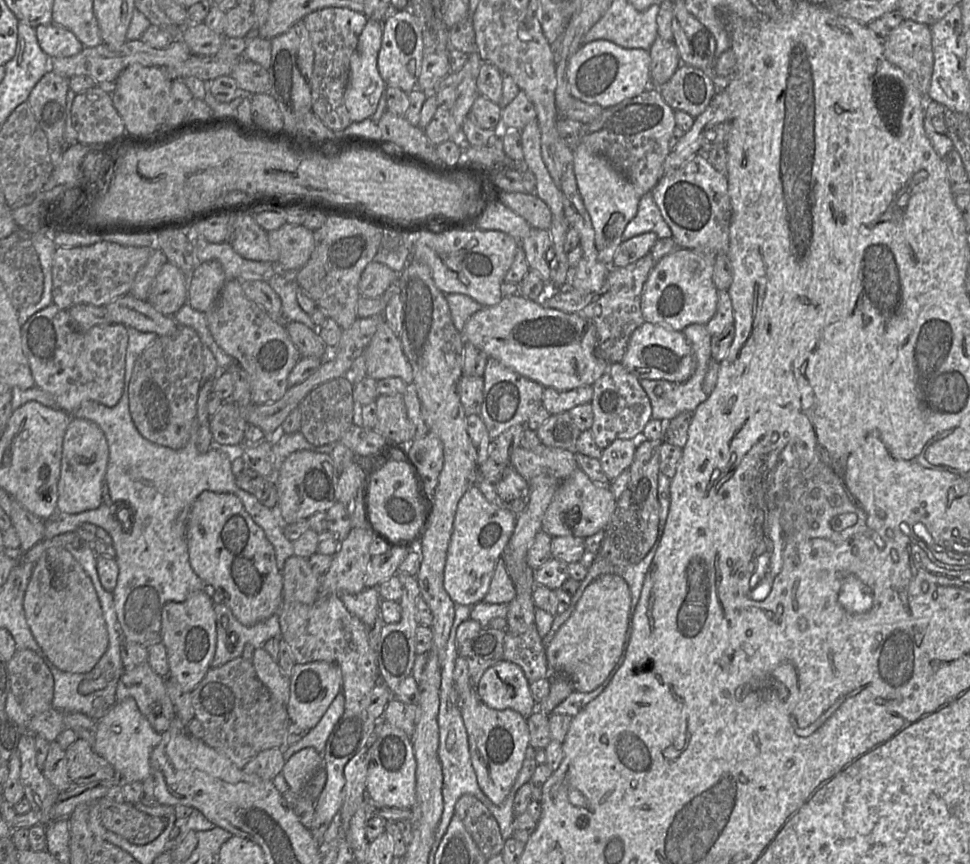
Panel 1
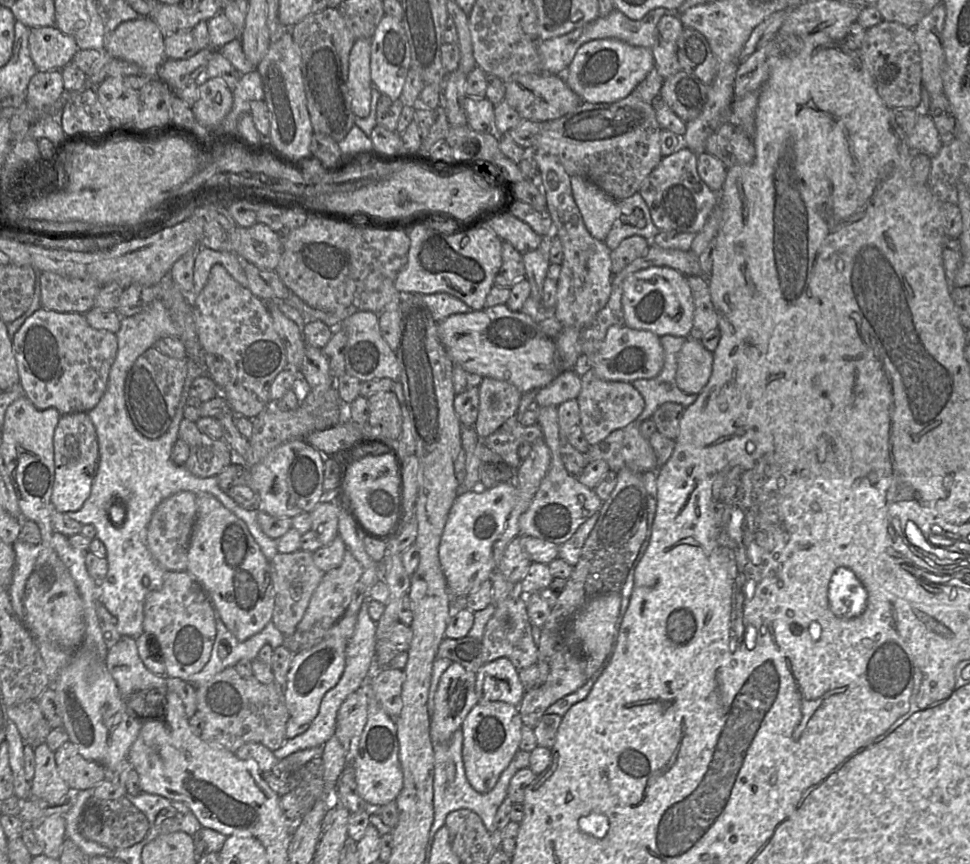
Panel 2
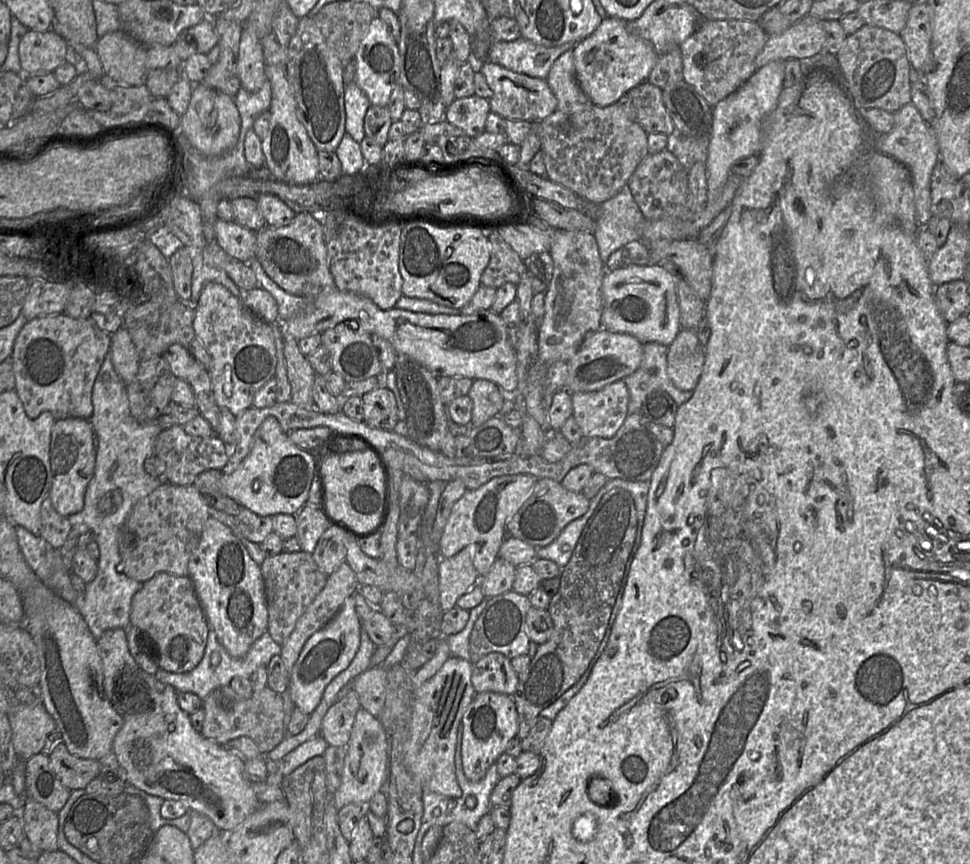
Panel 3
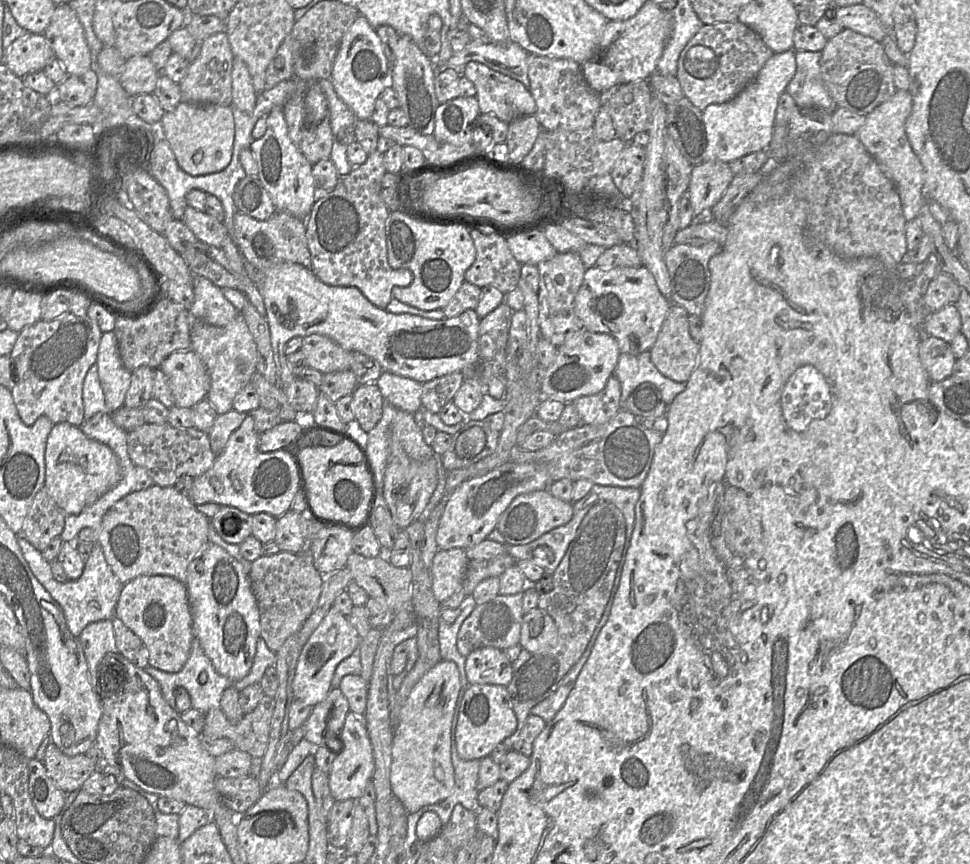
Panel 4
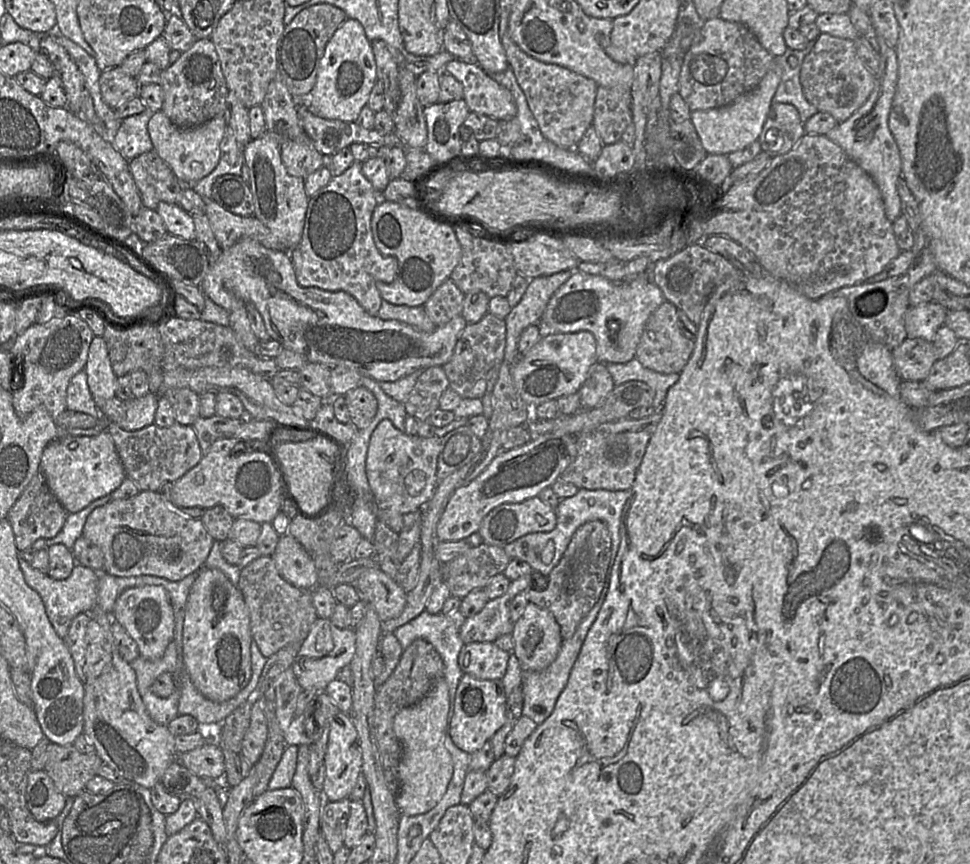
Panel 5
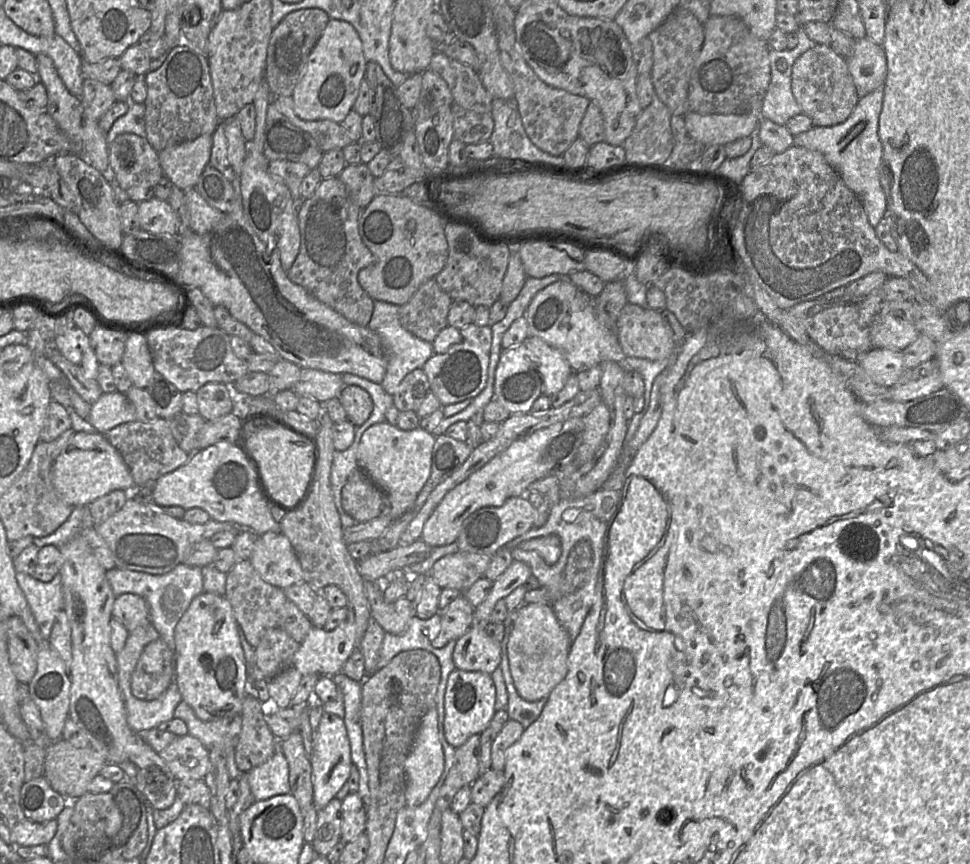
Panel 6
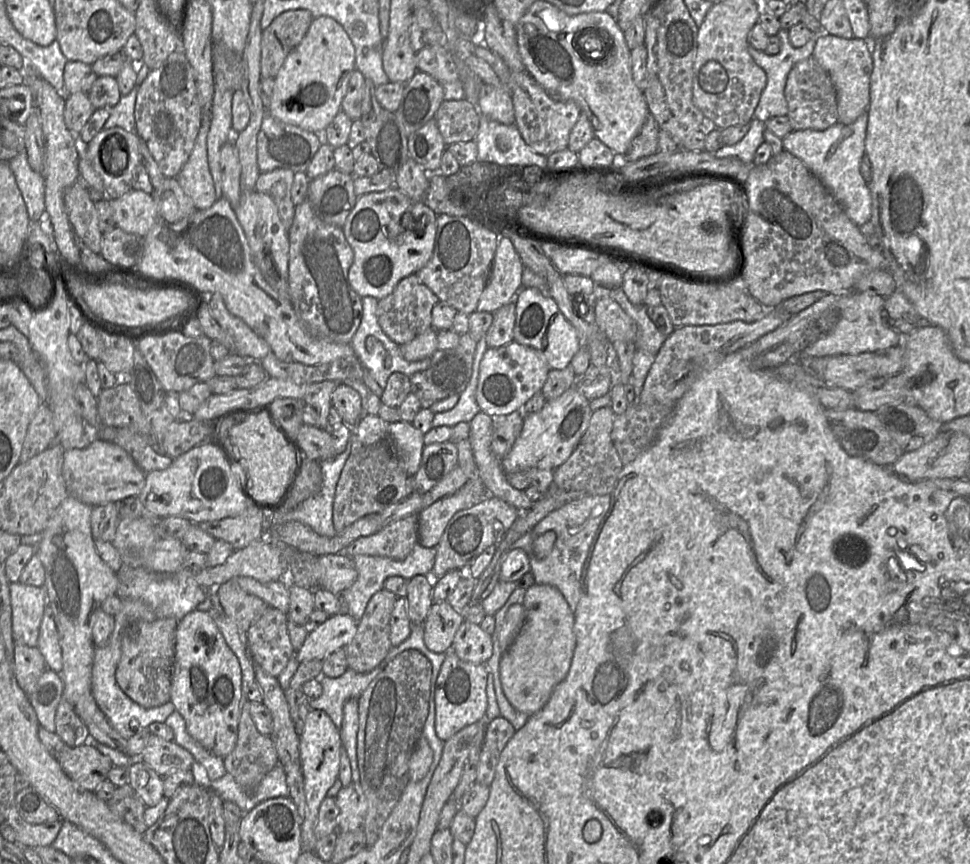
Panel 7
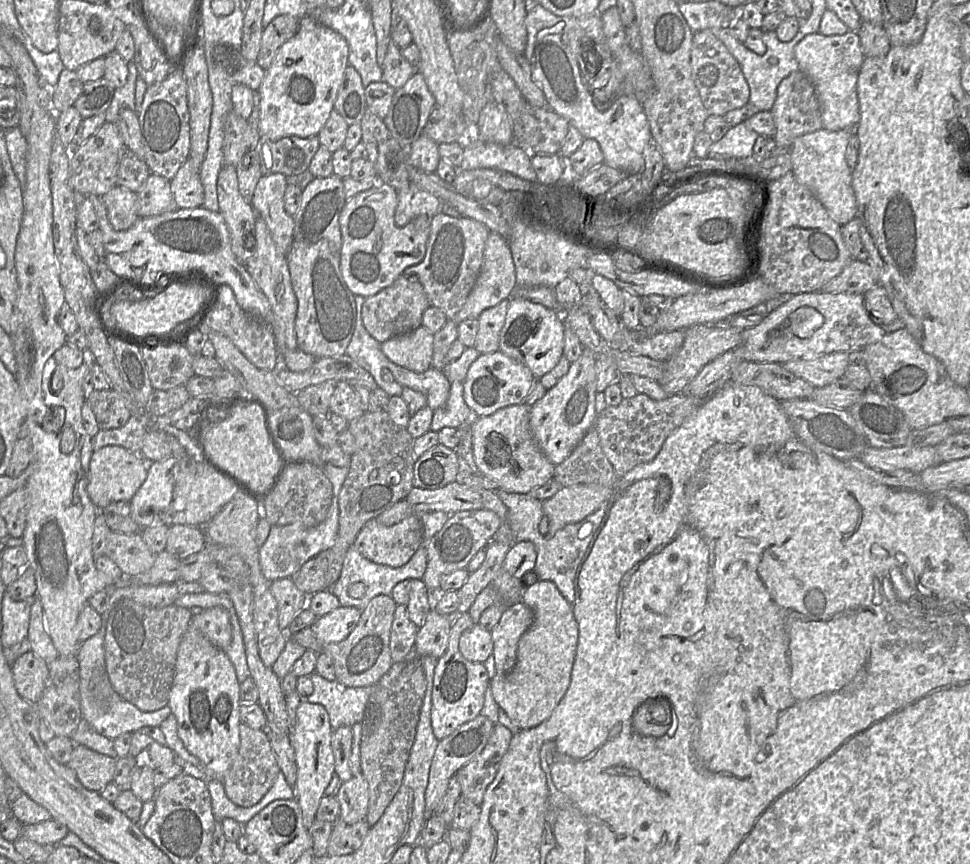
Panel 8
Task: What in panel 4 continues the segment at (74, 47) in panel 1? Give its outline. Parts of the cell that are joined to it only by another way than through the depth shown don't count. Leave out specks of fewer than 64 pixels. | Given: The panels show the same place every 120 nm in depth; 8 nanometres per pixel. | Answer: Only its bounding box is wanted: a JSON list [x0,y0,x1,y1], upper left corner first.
[4,33,56,76]

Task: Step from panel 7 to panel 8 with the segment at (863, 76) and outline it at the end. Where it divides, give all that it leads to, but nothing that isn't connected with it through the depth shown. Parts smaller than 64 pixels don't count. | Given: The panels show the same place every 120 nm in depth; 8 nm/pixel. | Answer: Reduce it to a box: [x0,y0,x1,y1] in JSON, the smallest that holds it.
[794,32,865,131]

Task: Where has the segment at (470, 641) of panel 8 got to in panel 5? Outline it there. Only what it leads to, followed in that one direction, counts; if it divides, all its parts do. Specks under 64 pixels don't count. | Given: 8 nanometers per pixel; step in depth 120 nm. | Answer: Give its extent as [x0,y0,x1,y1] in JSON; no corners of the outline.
[458,642,510,680]

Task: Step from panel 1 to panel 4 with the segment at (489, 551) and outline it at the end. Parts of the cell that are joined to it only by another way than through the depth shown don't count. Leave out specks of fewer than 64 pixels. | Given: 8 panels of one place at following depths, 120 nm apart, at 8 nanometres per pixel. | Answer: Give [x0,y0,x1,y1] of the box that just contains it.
[436,461,551,549]

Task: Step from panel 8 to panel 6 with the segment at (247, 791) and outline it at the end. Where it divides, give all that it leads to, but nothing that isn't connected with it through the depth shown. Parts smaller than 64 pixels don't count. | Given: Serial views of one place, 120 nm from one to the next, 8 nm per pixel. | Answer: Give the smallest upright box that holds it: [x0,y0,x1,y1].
[234,694,278,772]

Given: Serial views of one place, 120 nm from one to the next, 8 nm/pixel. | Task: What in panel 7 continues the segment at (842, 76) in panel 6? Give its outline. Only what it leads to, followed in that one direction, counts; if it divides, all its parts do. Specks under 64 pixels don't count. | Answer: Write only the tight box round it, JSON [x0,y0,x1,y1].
[784,56,838,130]

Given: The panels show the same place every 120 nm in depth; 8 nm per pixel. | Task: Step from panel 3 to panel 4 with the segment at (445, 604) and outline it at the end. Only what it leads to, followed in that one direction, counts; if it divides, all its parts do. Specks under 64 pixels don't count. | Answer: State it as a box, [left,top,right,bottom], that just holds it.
[431,548,470,603]

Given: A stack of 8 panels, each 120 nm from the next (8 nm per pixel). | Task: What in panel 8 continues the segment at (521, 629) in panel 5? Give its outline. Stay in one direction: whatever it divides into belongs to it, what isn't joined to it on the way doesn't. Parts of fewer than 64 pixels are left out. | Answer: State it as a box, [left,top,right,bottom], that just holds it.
[490,579,579,730]

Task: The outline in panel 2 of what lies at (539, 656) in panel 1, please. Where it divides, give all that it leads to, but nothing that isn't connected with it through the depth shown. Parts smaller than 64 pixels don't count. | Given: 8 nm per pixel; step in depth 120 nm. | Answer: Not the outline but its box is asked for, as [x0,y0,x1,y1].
[482,595,538,670]

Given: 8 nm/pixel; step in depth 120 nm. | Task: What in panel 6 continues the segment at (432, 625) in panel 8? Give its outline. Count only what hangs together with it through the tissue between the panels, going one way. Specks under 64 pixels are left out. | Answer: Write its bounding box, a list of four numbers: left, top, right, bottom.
[431,595,475,648]

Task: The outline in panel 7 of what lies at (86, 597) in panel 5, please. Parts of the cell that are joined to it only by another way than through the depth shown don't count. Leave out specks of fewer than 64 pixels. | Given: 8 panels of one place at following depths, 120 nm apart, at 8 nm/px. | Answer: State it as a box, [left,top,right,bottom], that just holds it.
[9,581,47,646]

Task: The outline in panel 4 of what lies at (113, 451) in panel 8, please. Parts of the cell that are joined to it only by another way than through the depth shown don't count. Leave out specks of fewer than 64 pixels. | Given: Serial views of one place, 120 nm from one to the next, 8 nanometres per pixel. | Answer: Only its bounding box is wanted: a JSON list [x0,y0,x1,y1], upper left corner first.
[44,422,120,516]

